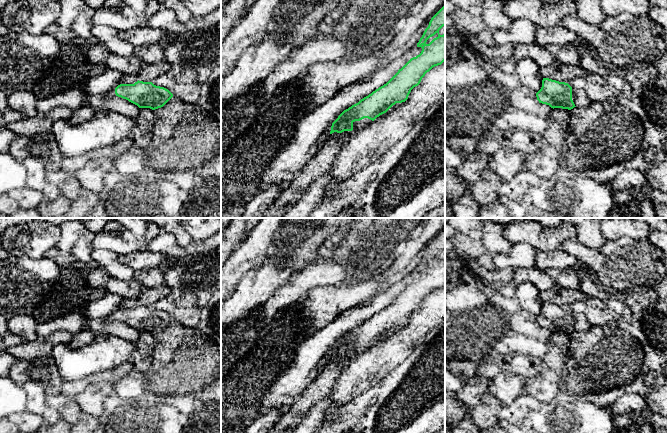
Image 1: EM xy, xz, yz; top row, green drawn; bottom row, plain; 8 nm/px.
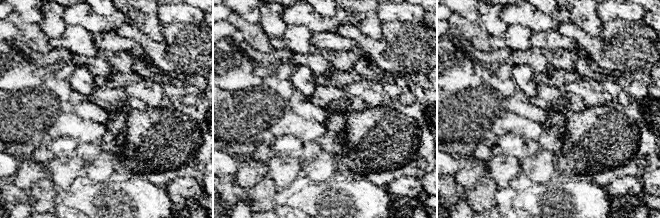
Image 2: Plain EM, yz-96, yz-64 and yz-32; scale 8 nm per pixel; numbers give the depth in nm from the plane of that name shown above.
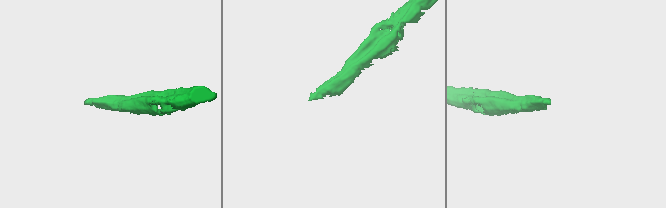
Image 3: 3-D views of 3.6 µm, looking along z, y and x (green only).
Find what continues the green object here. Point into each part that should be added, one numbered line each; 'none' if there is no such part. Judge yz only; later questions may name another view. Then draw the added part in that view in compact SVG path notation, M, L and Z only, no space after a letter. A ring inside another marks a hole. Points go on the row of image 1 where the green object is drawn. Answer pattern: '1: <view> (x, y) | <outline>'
1: yz (580, 98) | M572 87L572 100L576 107L585 107L592 102L583 89L575 87Z

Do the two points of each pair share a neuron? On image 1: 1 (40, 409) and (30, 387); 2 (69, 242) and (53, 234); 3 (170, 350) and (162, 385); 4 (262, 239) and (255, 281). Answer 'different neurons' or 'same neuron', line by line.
1: same neuron
2: different neurons
3: same neuron
4: different neurons

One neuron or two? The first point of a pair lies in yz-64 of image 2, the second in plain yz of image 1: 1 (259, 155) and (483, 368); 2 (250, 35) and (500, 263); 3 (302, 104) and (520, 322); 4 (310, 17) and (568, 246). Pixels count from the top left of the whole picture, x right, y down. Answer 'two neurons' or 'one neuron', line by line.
1: one neuron
2: two neurons
3: one neuron
4: two neurons

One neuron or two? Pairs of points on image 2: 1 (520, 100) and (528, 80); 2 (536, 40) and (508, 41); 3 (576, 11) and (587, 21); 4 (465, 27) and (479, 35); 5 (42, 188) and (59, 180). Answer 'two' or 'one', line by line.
1: two
2: two
3: one
4: one
5: two

